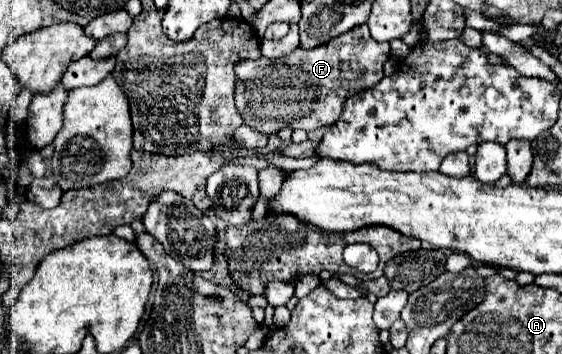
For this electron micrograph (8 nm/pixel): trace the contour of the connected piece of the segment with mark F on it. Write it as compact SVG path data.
M365 24L329 40L327 44L321 44L317 48L305 50L305 48L295 48L291 54L269 60L261 56L259 60L241 60L235 64L235 108L243 118L243 124L249 128L271 136L277 134L281 128L301 128L301 130L317 130L317 128L327 128L333 126L335 120L341 116L343 102L347 96L353 96L365 88L371 88L383 78L383 64L389 58L389 44L377 44L369 36L369 28Z

